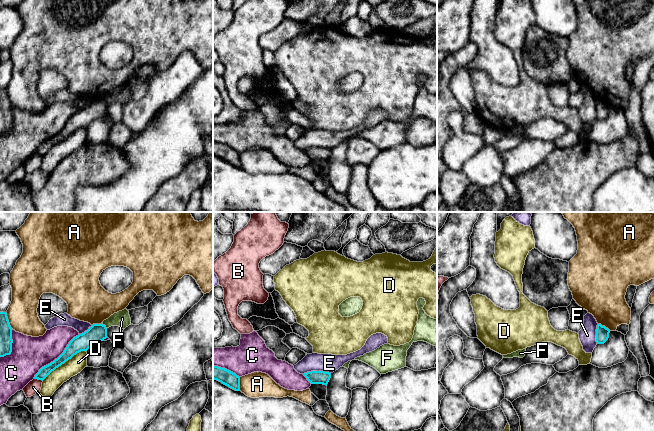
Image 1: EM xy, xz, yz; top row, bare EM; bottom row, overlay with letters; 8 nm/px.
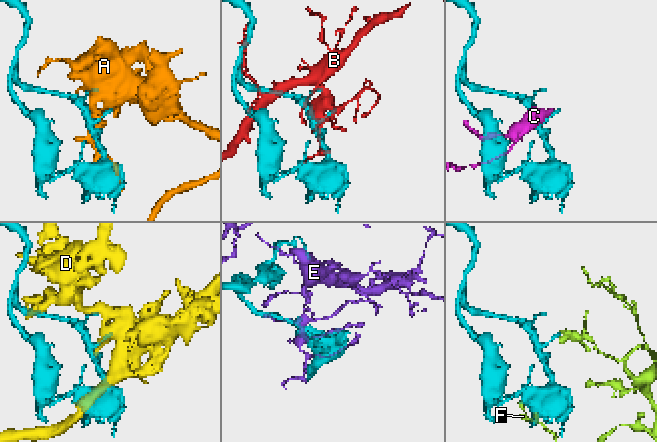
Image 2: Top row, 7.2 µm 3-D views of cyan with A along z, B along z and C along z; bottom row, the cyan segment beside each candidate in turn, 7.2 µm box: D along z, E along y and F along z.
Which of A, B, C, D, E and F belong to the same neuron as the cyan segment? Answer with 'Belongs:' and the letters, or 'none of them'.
Belongs: none of them

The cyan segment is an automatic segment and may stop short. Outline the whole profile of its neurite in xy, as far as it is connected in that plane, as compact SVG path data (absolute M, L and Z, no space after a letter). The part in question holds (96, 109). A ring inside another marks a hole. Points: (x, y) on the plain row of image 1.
M93 100L87 107L74 113L64 128L53 138L42 143L35 151L34 155L44 156L52 147L71 135L81 127L87 127L95 119L101 118L107 114L107 104L105 101Z

